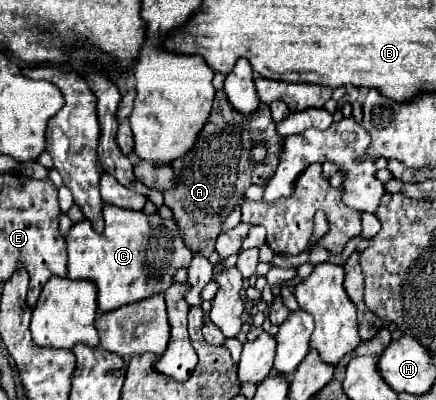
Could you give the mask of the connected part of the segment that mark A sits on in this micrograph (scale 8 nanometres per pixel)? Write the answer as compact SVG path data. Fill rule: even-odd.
M217 95L213 113L199 133L193 151L171 165L179 175L179 187L165 193L165 205L173 211L181 237L191 253L205 253L205 257L211 255L221 223L243 199L249 185L265 185L273 177L277 169L275 157L279 163L281 149L281 135L275 131L275 123L267 109L257 109L253 115L245 117L235 111L223 95ZM255 143L265 143L269 149L269 157L263 165L255 165L249 159L249 149Z

